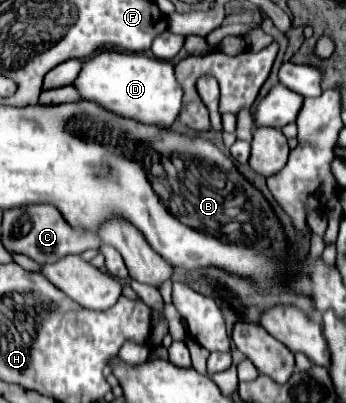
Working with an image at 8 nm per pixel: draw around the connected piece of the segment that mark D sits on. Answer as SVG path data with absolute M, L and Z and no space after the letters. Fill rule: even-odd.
M102 51L96 57L82 63L82 71L74 81L82 99L96 101L106 109L112 109L118 115L126 115L138 119L142 123L154 125L172 125L182 109L184 91L174 75L174 65L162 59L134 55L134 53L118 53L118 51Z

